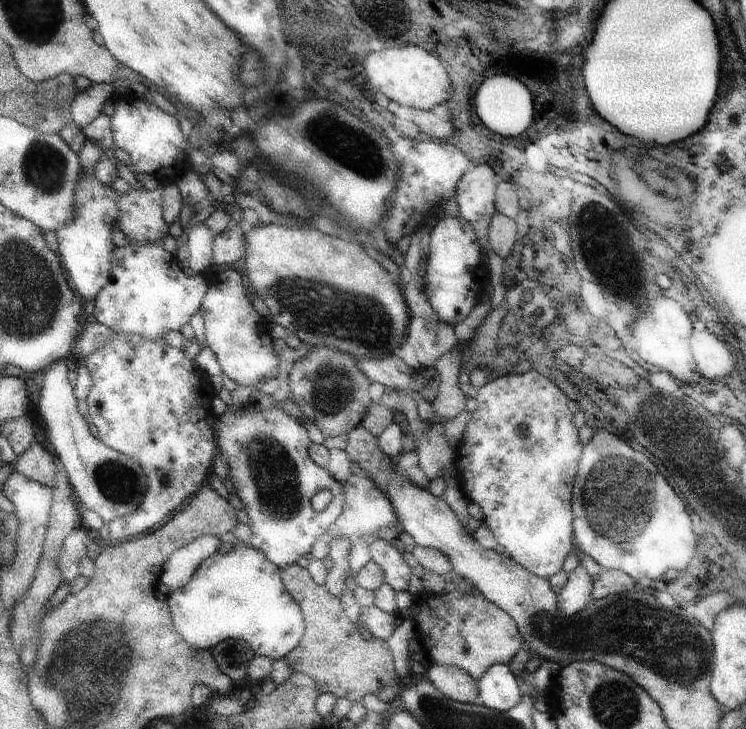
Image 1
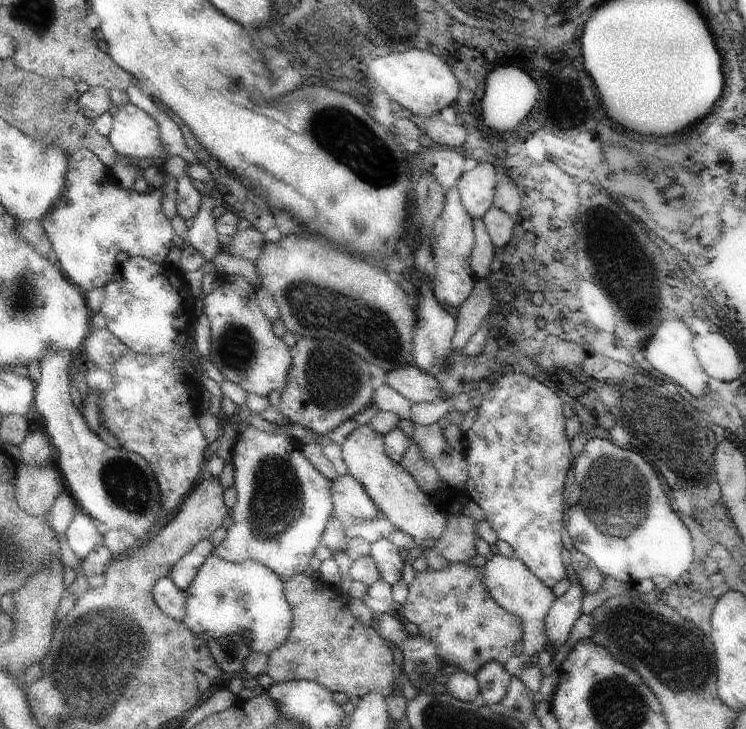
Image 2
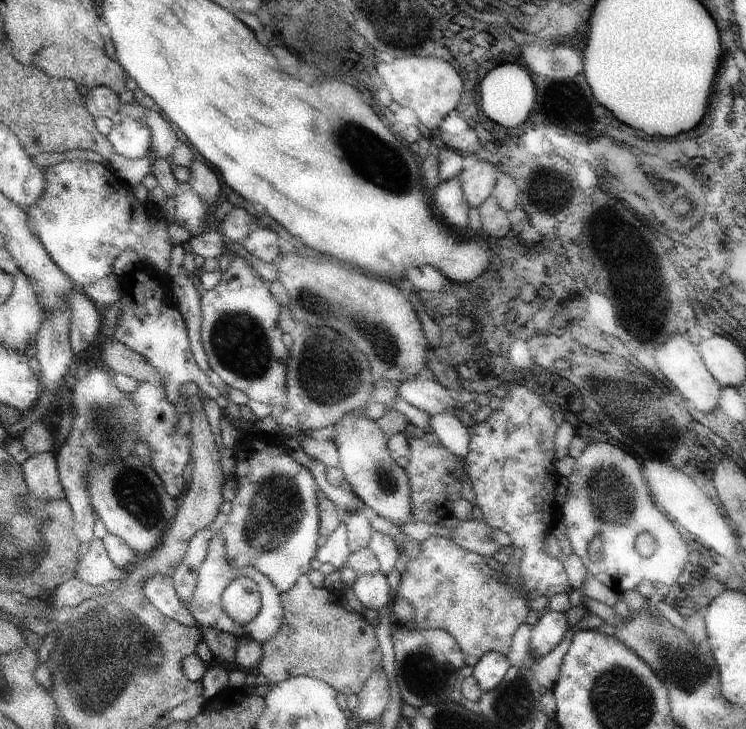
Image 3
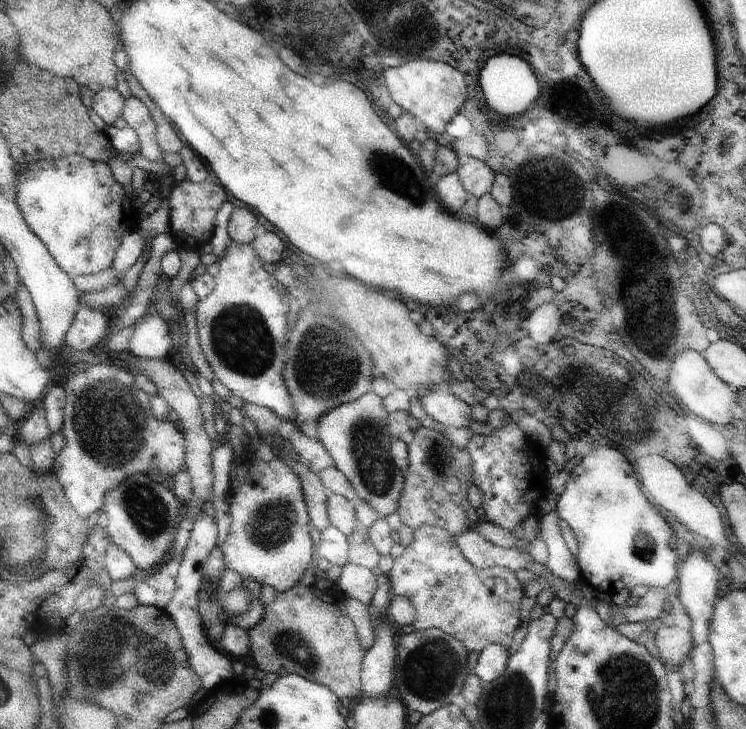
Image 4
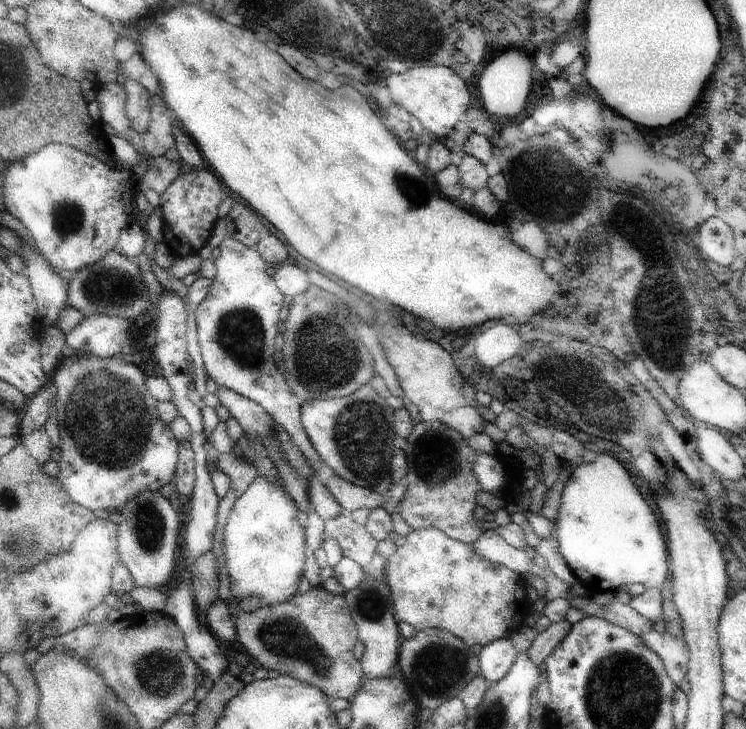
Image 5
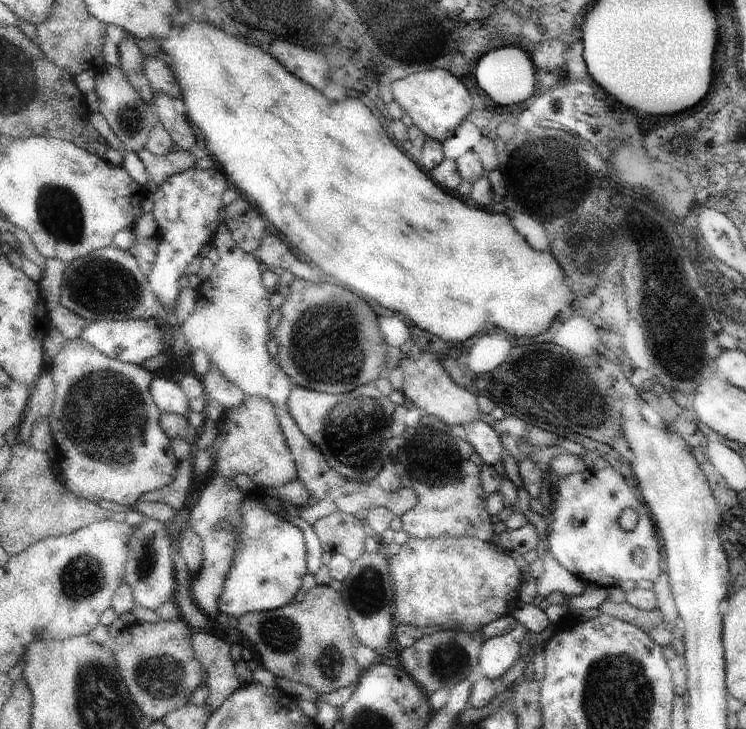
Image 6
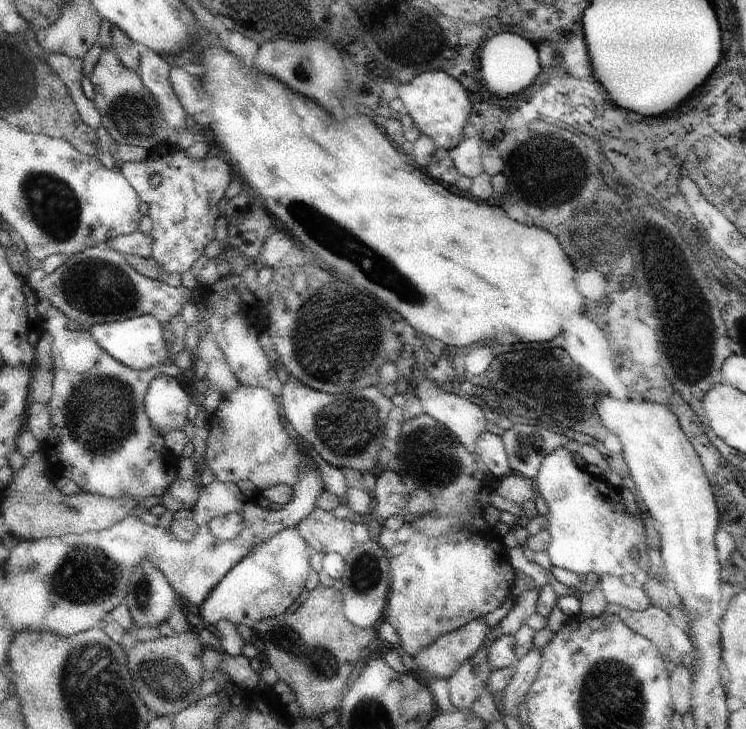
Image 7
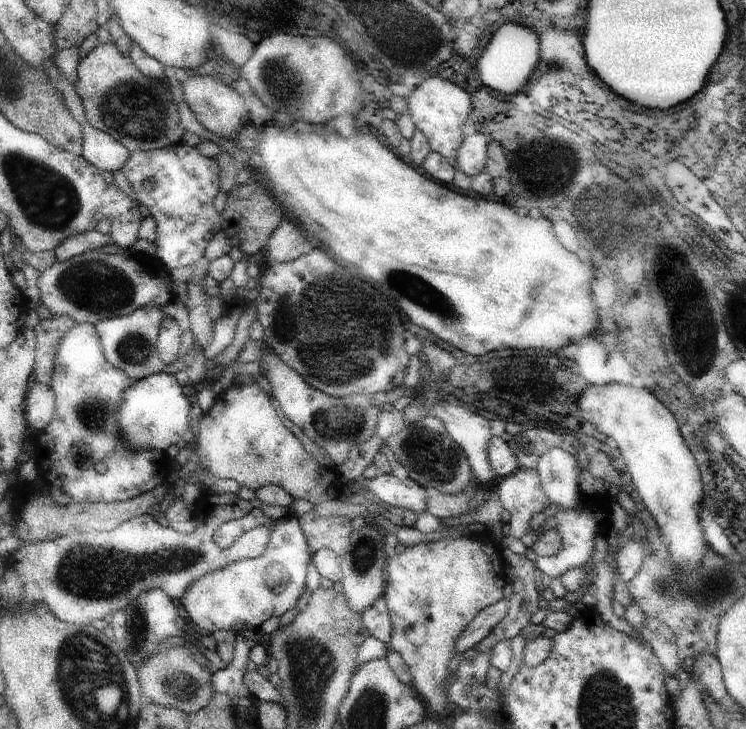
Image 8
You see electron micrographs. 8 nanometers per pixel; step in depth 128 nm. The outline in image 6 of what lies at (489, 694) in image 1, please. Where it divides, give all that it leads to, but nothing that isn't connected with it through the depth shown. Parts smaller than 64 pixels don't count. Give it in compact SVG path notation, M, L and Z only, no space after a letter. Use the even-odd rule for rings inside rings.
M522 624L509 633L486 640L481 648L479 665L484 677L501 680L521 656L525 636L530 631Z

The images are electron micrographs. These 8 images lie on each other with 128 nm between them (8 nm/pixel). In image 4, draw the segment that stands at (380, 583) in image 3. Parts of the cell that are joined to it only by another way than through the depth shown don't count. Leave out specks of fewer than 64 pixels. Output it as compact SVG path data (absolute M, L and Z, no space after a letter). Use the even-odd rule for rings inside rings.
M347 562L342 567L335 587L346 598L355 598L367 605L372 602L377 590L377 576L373 573L370 568Z

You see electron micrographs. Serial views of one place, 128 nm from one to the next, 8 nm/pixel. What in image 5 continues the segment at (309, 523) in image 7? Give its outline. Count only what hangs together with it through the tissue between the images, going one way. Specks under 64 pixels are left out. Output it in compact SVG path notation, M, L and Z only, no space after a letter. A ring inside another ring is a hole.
M349 512L324 523L324 534L325 538L335 538L344 556L352 558L362 567L367 568L373 562L378 540L366 526L357 524Z

